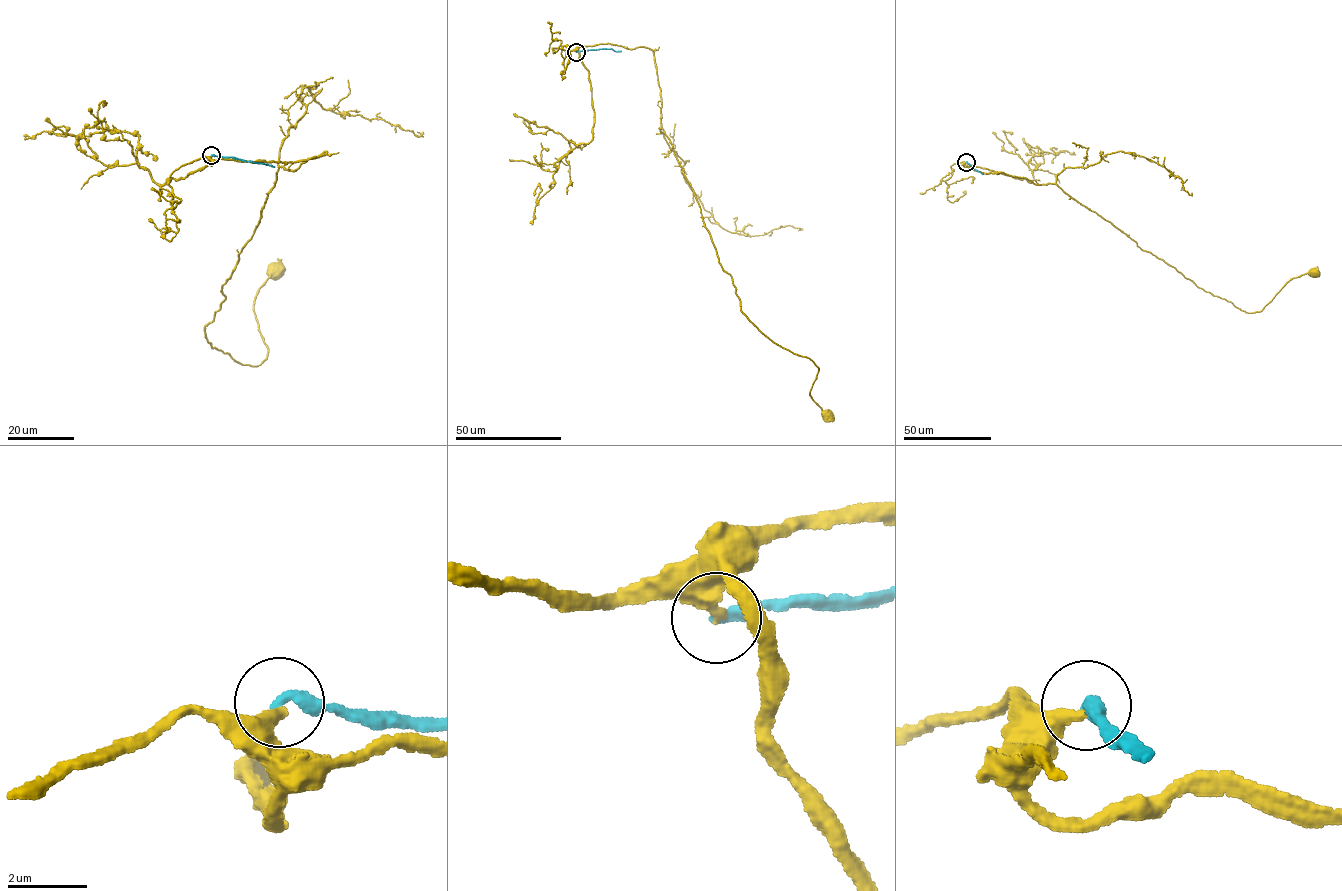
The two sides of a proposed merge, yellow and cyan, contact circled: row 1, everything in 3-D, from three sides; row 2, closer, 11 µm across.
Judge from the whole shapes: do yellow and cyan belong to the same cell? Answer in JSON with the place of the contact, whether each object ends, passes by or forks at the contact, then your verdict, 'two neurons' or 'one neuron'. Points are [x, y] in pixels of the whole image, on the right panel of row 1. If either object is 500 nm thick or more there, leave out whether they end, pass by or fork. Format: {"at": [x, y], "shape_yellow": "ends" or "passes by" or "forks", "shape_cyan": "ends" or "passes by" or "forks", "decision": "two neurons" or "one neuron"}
{"at": [966, 162], "shape_yellow": "ends", "shape_cyan": "ends", "decision": "two neurons"}

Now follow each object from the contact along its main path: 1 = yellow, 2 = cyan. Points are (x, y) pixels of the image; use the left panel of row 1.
1: (212, 156), (326, 152), (277, 165), (204, 330), (244, 365), (264, 361), (253, 303), (274, 272)
2: (212, 155), (275, 167)

